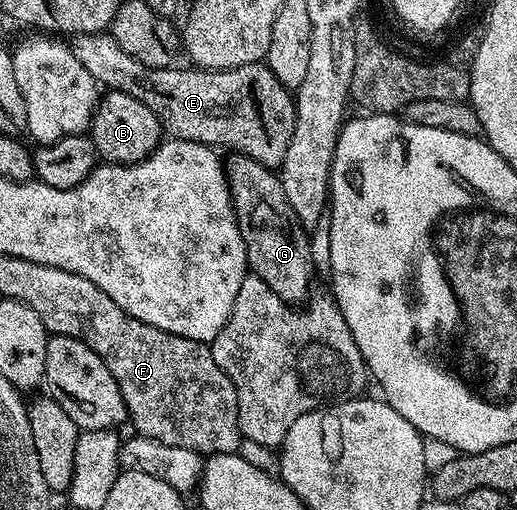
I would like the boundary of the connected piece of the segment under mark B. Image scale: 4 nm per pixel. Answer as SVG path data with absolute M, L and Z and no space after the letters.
M110 90L99 99L94 117L90 120L88 135L103 161L139 164L141 160L147 160L158 149L158 145L163 143L164 129L156 114L152 114L144 102L132 98L132 94Z

